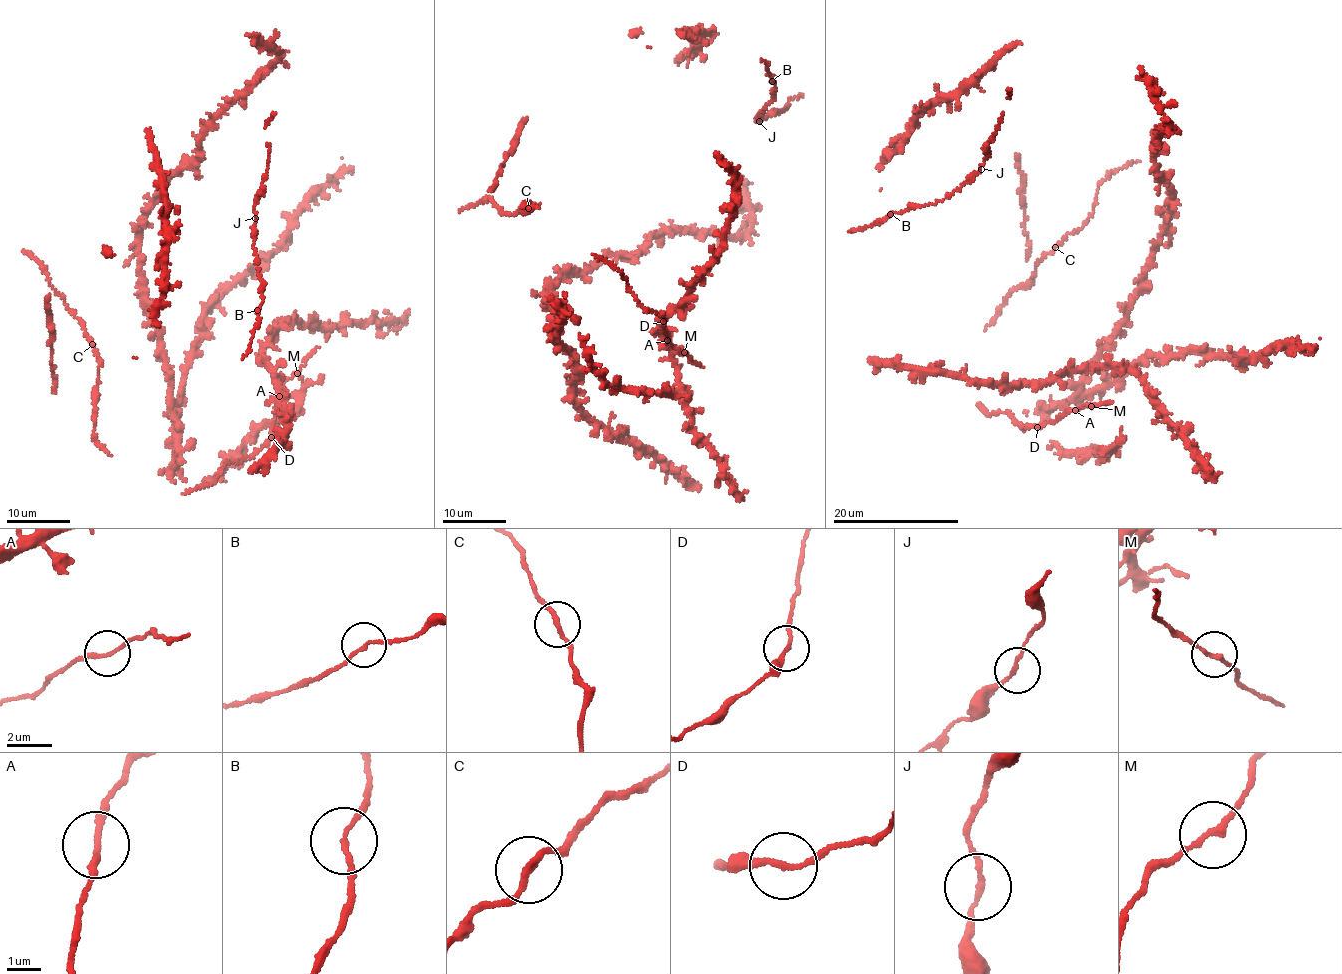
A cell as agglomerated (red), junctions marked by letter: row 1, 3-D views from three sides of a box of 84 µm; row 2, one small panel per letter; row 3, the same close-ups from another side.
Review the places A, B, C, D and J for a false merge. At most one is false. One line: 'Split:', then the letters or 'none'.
Split: none

